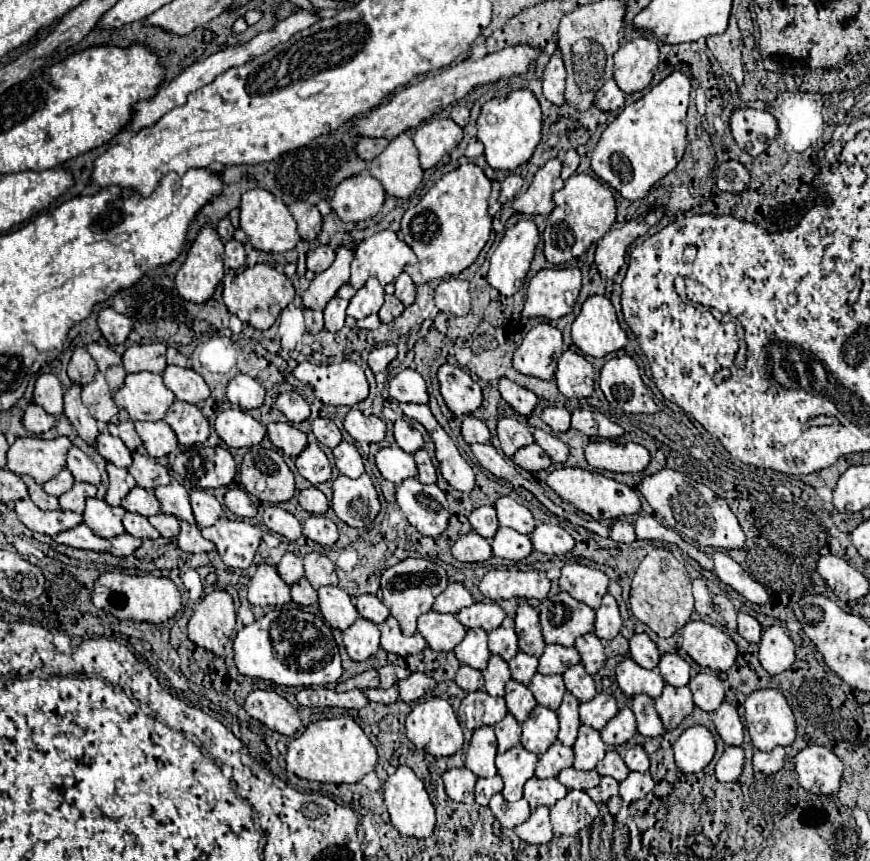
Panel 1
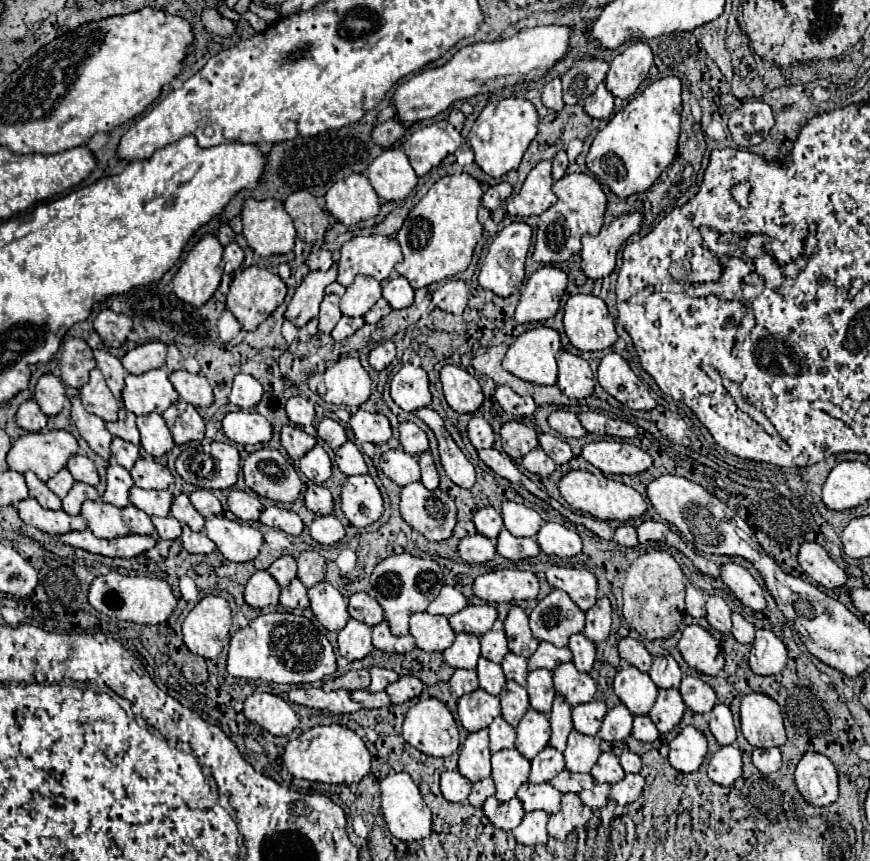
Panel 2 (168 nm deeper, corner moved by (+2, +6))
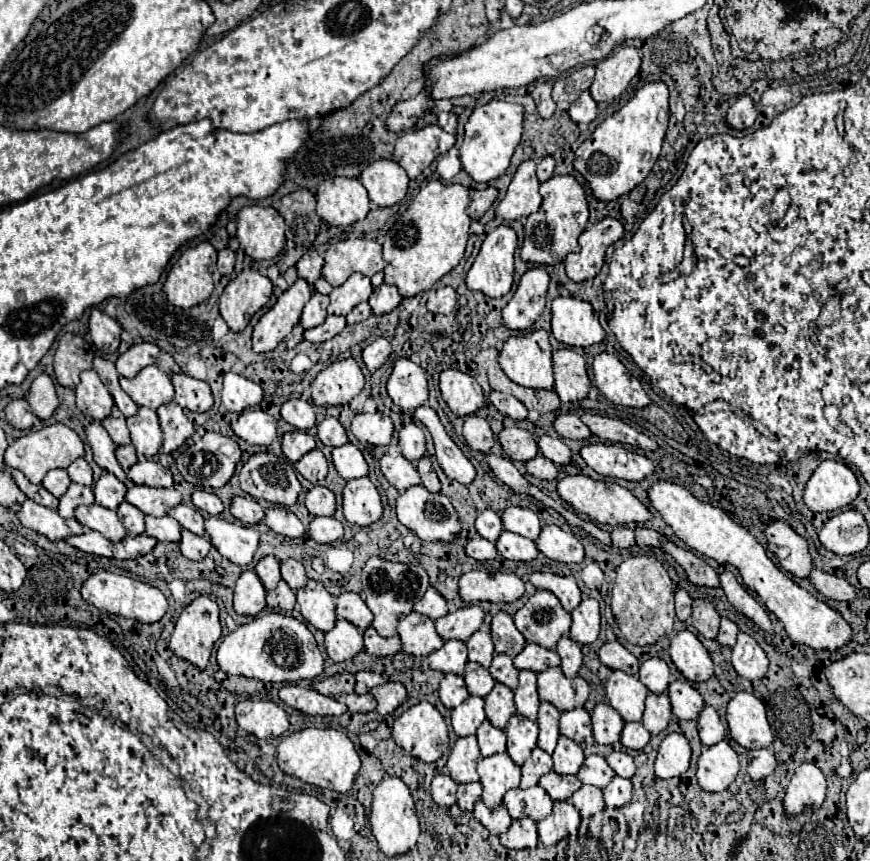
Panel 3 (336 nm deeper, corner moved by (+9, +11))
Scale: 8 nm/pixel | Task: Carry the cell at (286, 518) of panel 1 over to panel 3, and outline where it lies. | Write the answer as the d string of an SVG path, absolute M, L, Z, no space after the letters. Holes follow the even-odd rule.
M271 507L265 511L265 519L263 523L273 529L275 533L281 533L289 539L295 539L295 537L301 537L305 527L303 523L287 509L287 507Z

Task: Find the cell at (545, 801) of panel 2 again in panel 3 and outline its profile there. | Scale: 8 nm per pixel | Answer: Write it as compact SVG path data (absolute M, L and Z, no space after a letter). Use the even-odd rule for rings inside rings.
M533 785L529 789L509 789L503 797L503 805L509 809L509 815L513 819L531 817L535 821L541 821L551 813L553 799L549 799L549 793L543 787Z

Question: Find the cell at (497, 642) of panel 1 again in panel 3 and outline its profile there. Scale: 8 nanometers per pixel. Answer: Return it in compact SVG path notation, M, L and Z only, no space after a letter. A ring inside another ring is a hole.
M481 629L481 631L473 633L467 639L467 649L469 649L469 661L481 663L483 667L489 667L491 665L491 659L495 655L495 647L493 647L491 633L489 631Z

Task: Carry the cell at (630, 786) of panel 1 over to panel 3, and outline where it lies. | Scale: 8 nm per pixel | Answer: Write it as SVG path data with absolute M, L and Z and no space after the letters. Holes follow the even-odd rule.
M613 777L611 783L603 789L603 795L605 795L605 805L615 809L615 807L623 807L631 801L631 791L633 791L633 785L629 779L621 779L621 777Z

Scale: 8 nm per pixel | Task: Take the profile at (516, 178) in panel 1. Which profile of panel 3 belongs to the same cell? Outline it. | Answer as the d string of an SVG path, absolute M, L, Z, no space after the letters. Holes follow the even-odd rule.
M487 187L481 191L473 191L471 193L471 203L467 207L467 213L471 219L481 219L483 213L493 205L493 201L497 199L499 191L495 187Z

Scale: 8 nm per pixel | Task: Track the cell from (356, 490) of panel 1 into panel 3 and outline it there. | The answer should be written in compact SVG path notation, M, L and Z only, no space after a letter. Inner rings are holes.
M369 477L351 479L343 489L343 513L353 525L367 527L383 515L381 497Z

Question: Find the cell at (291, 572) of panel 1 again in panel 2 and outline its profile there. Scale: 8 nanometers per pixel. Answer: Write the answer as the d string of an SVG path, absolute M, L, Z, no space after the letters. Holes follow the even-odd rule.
M280 556L270 568L268 572L272 574L272 578L278 582L280 588L286 588L294 578L296 578L296 560L292 556Z

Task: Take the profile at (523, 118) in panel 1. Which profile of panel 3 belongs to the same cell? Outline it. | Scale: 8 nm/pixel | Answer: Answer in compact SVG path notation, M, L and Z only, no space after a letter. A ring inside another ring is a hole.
M489 101L487 105L475 107L467 125L465 125L465 141L461 145L461 163L463 169L479 183L489 183L503 175L509 167L511 155L521 141L523 133L523 107L509 101ZM477 133L477 137L473 137Z

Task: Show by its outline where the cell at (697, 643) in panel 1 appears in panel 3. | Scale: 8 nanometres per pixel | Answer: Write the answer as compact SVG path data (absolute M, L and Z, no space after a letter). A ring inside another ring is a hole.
M683 629L671 637L669 655L685 679L697 683L713 677L713 661L709 651L689 629Z

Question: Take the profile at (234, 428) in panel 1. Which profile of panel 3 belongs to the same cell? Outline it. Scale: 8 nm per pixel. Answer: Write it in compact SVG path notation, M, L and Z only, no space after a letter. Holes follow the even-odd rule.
M245 409L233 423L233 433L253 445L271 445L277 433L277 421L261 409Z

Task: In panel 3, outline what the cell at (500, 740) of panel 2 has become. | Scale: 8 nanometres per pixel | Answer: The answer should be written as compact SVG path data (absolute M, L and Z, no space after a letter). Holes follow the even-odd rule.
M487 719L477 729L477 739L479 739L479 749L481 749L483 757L489 757L493 753L503 753L505 751L505 741L507 741L505 731L493 727Z

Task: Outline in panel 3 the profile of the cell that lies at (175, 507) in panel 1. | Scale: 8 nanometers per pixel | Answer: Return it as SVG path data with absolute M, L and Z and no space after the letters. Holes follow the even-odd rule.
M179 503L177 507L173 507L173 511L169 511L169 515L173 519L177 519L183 529L189 529L195 535L203 535L205 533L205 529L203 529L203 515L195 507Z

